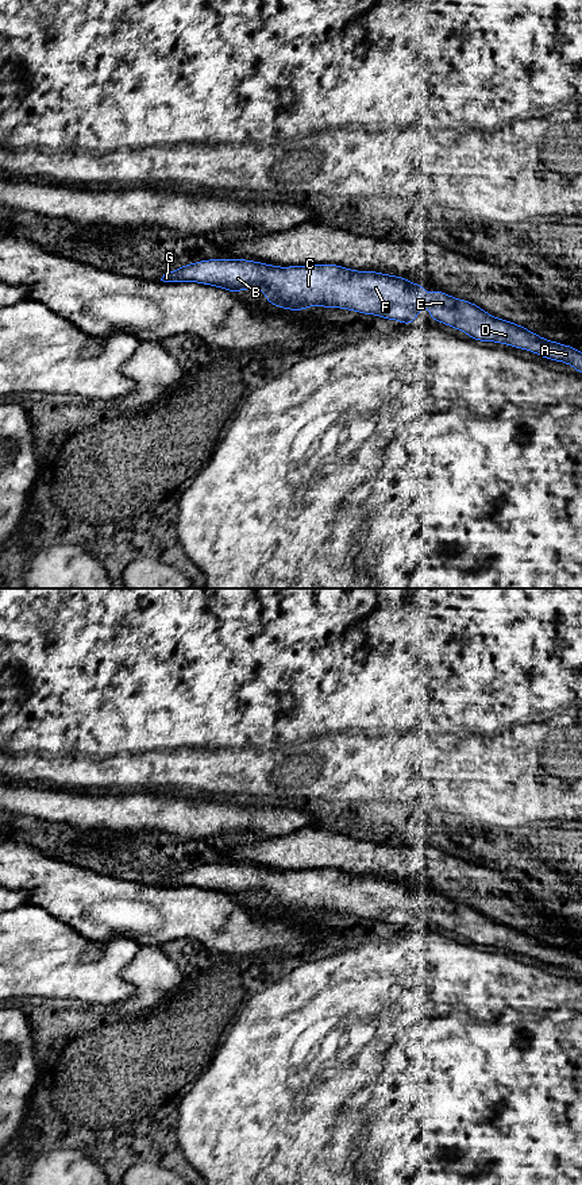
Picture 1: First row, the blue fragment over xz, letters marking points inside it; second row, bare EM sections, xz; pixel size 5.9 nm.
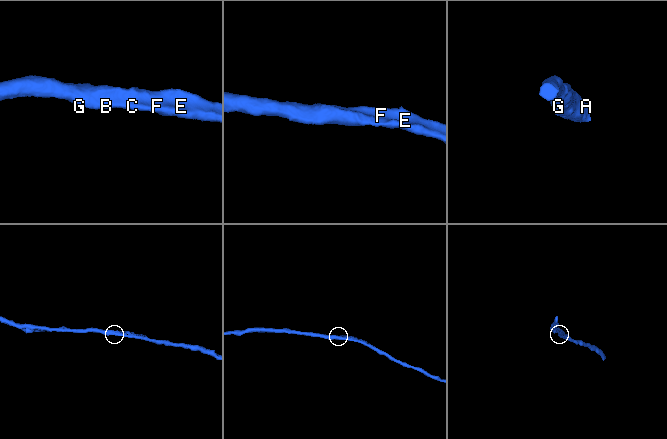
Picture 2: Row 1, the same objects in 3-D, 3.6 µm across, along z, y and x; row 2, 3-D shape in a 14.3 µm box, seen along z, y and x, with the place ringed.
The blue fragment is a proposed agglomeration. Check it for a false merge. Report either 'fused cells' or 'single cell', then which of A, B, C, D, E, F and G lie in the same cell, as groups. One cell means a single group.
single cell; groups A B C D E F G

